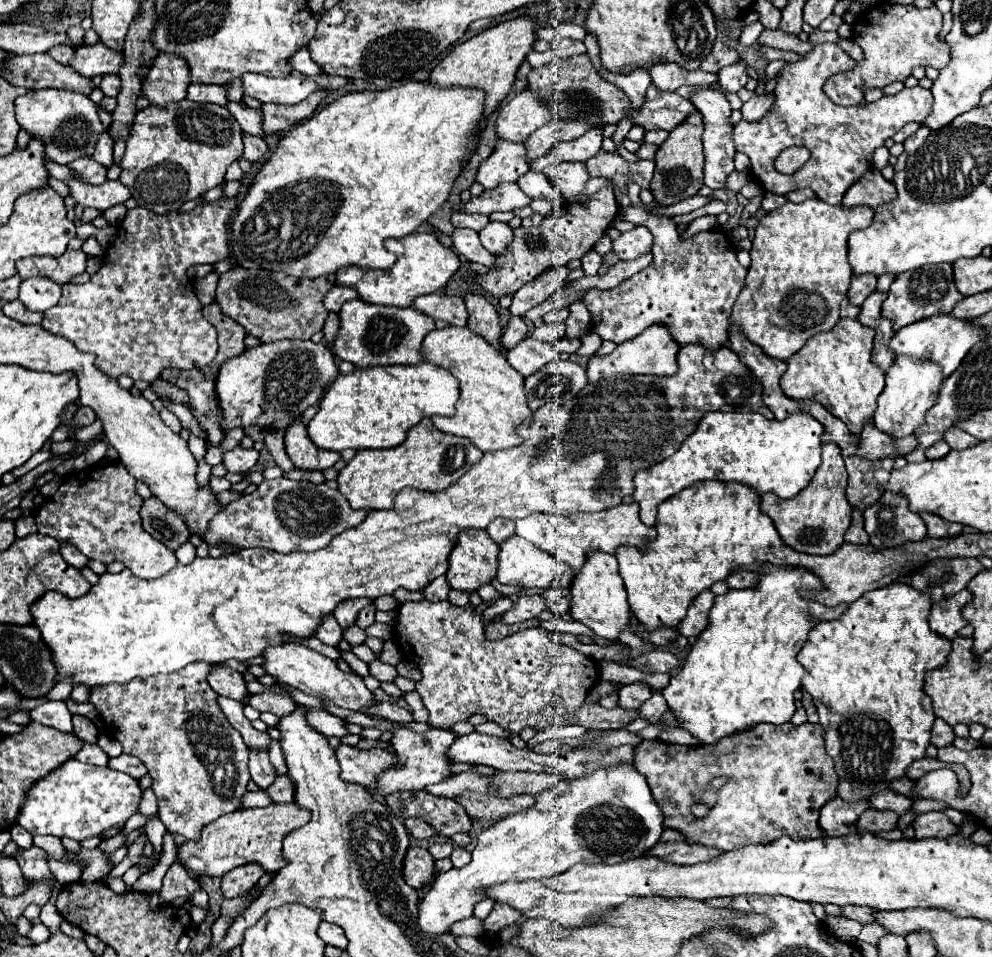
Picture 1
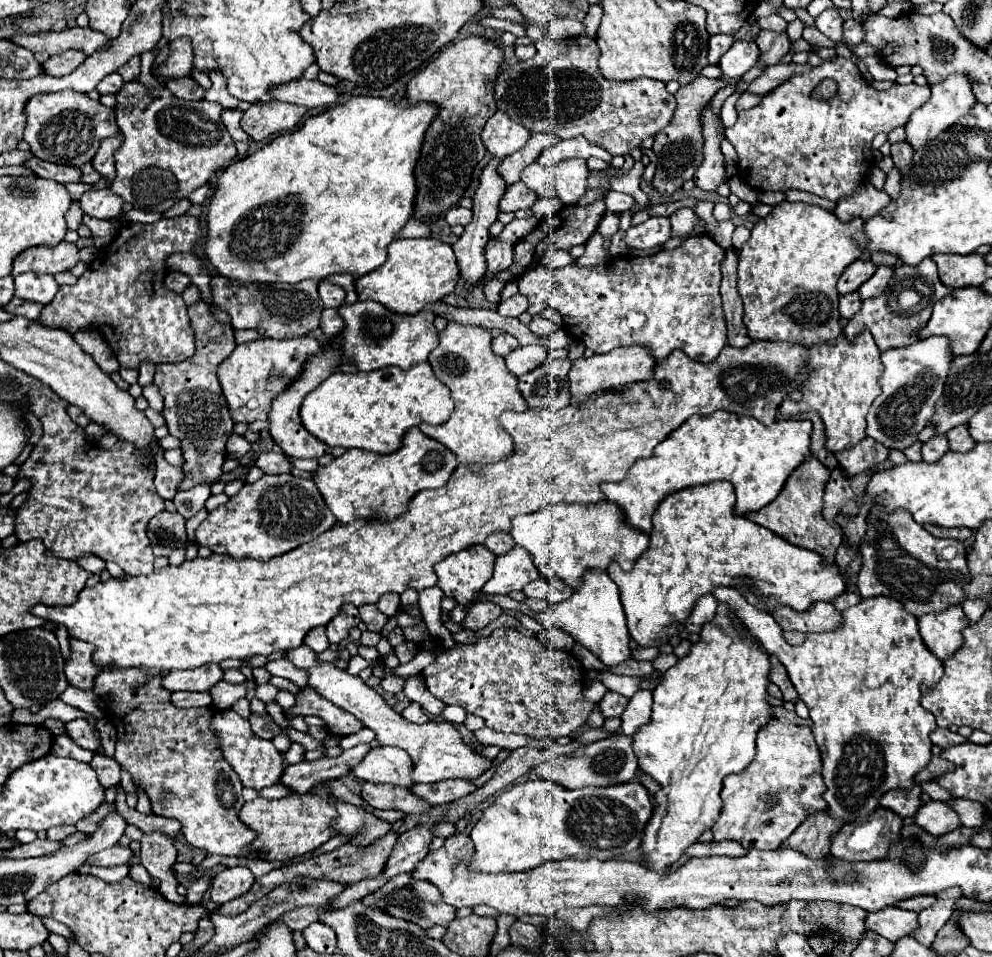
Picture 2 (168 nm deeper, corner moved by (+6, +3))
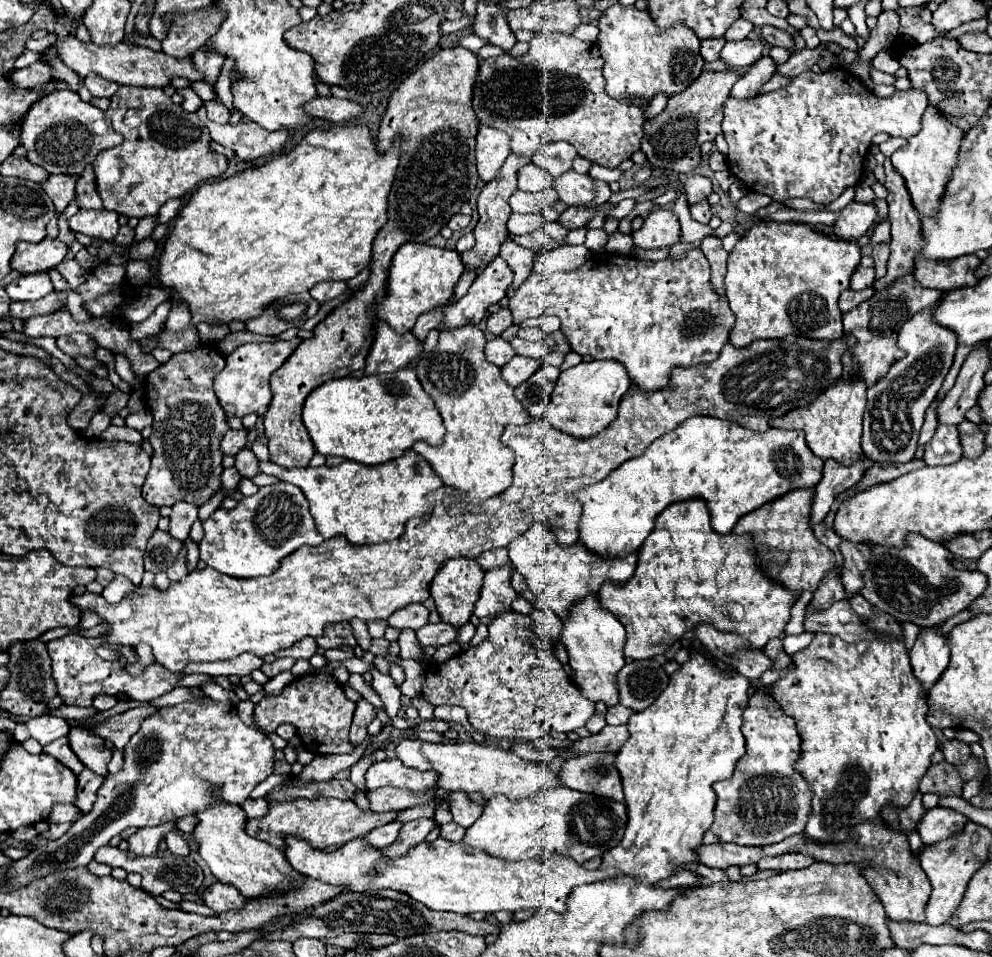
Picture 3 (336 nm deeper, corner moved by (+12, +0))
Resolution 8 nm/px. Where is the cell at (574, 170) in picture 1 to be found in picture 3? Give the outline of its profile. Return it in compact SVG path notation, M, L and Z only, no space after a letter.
M569 170L555 178L555 190L559 192L559 200L567 206L589 206L597 196L597 188L587 174L577 174Z

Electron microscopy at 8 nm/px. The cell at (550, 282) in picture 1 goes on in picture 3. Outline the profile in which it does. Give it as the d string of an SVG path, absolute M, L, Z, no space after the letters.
M501 308L497 314L491 314L487 318L487 330L495 336L501 336L511 324L513 324L513 320L511 320L511 310L509 308Z

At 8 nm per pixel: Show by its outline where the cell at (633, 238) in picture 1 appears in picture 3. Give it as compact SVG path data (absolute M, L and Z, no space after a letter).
M653 210L643 228L633 232L633 242L639 248L671 248L681 240L681 226L671 210Z

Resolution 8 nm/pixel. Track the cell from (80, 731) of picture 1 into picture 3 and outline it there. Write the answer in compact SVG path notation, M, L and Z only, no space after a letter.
M71 728L69 730L69 744L77 758L83 762L85 768L97 772L97 776L107 774L107 764L111 760L111 750L105 746L105 740L85 728Z

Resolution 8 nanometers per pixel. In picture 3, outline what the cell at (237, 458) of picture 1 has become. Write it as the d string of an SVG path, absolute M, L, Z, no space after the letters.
M241 428L241 430L229 430L225 432L223 440L221 440L221 450L223 454L231 454L235 456L241 448L247 446L247 428Z

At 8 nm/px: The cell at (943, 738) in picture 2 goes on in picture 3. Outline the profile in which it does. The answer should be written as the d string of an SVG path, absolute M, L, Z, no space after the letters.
M947 740L943 746L941 746L941 752L945 756L945 760L949 764L963 764L969 756L971 756L971 748L969 744L961 742L961 740Z

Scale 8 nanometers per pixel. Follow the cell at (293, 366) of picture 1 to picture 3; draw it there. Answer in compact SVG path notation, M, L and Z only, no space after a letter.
M301 338L293 340L277 340L277 342L261 342L261 344L243 344L233 354L225 358L225 368L215 378L215 394L219 398L221 408L227 416L247 416L251 412L263 412L269 406L269 376L283 366L283 362L293 354L293 350L301 344Z

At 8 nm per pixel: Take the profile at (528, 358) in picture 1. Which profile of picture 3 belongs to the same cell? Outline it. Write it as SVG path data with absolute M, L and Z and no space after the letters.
M515 356L509 364L503 366L501 374L503 374L505 382L515 388L515 386L523 384L537 368L539 368L539 362L537 362L537 360L533 360L533 358L523 358L523 356Z

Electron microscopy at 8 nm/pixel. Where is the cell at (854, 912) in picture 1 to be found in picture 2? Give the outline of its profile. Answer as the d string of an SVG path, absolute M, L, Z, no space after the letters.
M893 905L877 913L867 913L865 927L883 935L889 941L897 941L899 937L913 933L913 929L917 927L917 913Z

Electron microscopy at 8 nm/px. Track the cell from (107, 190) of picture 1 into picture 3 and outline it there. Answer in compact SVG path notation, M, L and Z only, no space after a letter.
M79 210L71 220L69 226L73 232L87 234L89 238L99 240L113 240L119 230L119 216L107 210Z

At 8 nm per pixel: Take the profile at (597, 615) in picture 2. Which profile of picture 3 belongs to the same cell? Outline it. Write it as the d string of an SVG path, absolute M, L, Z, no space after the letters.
M587 596L571 610L573 614L563 620L561 642L569 652L569 666L575 674L573 684L591 702L605 702L607 706L615 706L619 702L617 672L625 666L625 628L621 622L617 622L617 618L613 618L613 614L599 606L597 596Z

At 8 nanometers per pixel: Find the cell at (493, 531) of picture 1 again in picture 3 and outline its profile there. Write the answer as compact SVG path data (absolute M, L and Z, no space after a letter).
M493 548L493 550L483 552L483 554L477 558L477 564L487 572L487 570L493 570L493 568L509 566L511 560L509 560L509 554L507 554L507 548Z

